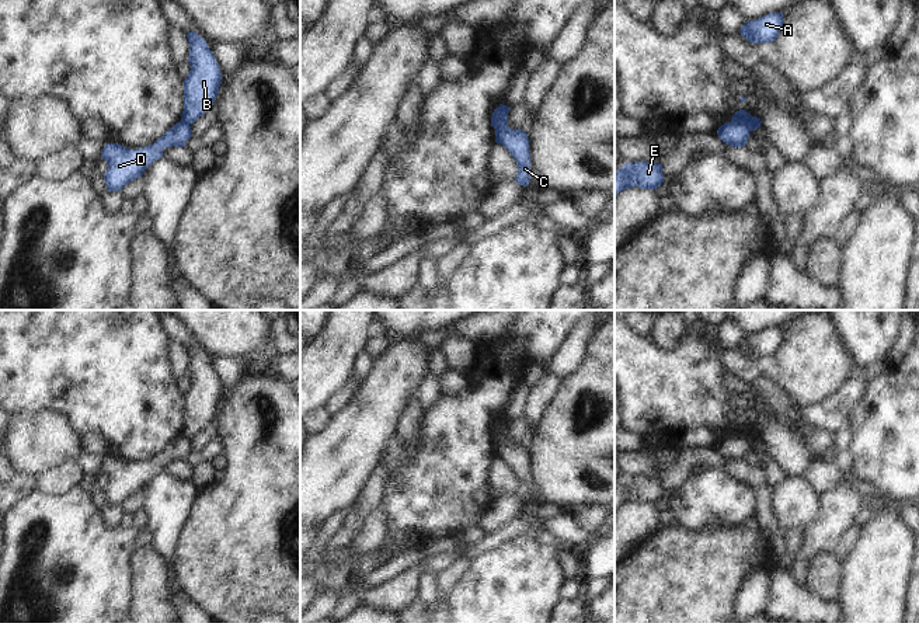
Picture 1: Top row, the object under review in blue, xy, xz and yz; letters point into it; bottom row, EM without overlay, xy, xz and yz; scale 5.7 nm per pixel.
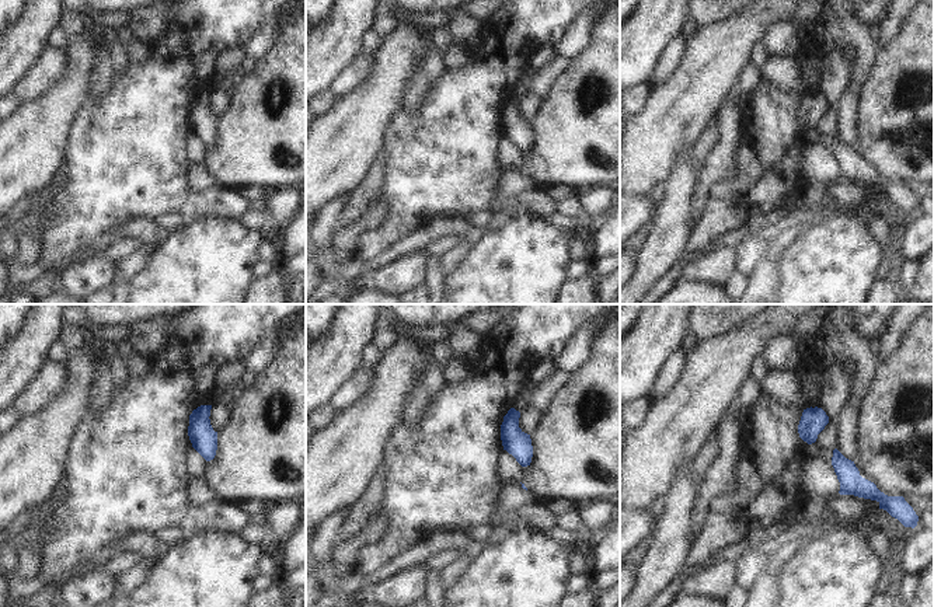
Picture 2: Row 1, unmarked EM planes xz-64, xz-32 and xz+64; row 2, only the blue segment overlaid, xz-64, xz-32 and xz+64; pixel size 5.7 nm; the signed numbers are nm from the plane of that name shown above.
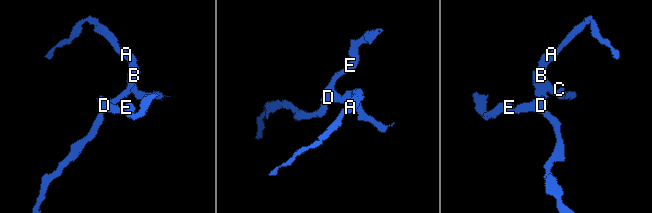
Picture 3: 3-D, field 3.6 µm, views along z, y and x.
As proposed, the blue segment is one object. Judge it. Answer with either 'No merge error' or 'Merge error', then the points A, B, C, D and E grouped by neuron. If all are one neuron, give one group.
Merge error. Groups: A B C / D E

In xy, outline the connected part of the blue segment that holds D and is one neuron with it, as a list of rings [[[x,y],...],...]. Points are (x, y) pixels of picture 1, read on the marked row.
[[[177,122],[160,139],[146,147],[132,150],[118,142],[105,145],[101,157],[108,163],[104,174],[107,189],[121,191],[126,184],[142,177],[153,161],[161,159],[166,147],[184,147],[191,138],[191,126]]]

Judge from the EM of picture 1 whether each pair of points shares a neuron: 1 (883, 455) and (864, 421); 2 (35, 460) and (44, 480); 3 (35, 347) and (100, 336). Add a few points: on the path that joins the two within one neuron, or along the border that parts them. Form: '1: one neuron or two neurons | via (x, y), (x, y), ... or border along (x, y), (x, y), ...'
1: one neuron | via (883, 446), (883, 439), (873, 430)
2: two neurons | border along (72, 462), (63, 462), (45, 469), (34, 477)
3: one neuron | via (51, 336), (84, 336)

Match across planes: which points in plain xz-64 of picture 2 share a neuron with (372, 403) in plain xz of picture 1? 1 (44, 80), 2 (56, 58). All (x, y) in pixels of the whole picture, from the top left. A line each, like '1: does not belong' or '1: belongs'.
1: does not belong
2: does not belong

